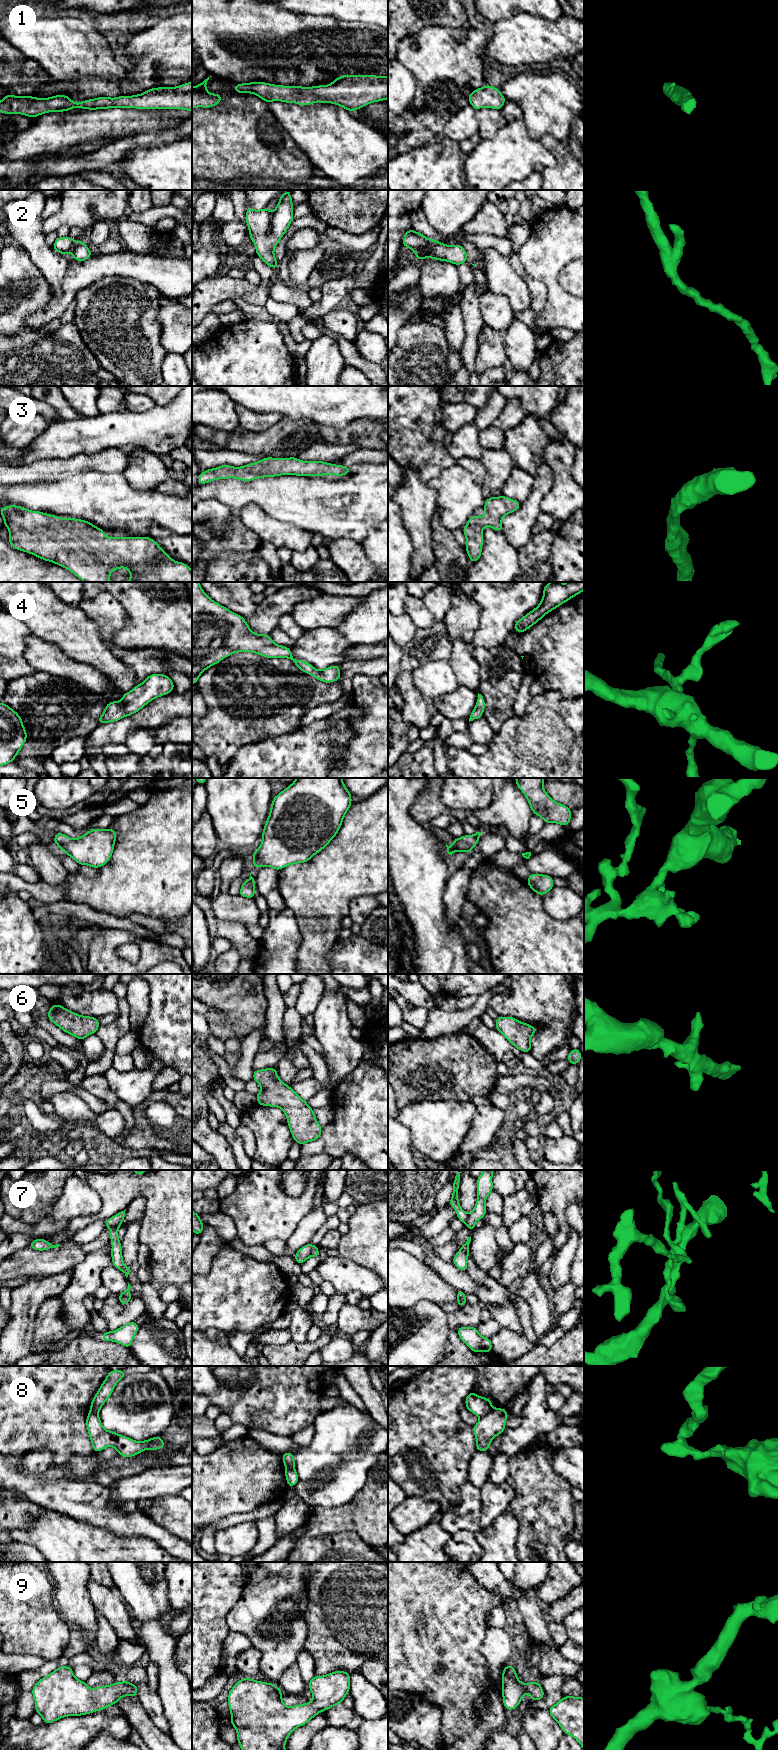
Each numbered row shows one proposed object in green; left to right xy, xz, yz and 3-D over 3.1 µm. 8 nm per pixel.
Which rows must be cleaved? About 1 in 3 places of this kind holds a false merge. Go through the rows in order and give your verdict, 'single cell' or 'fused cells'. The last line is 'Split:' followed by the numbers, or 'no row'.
1: single cell
2: single cell
3: single cell
4: single cell
5: single cell
6: single cell
7: fused cells
8: fused cells
9: single cell
Split: 7, 8

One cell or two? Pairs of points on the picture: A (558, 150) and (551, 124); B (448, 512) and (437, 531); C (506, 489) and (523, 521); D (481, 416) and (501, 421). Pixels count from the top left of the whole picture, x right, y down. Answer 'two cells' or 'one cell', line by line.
A: two cells
B: two cells
C: two cells
D: two cells

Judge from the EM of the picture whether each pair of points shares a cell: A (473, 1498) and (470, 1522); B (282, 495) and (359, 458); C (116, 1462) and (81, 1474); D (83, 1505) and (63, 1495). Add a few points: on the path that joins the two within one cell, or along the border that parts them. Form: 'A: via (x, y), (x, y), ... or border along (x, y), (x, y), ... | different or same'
A: via (473, 1504), (473, 1512), (470, 1516) | same
B: border along (374, 463), (363, 463), (351, 469) | different
C: via (107, 1463), (92, 1463), (90, 1465) | same
D: via (78, 1500), (68, 1497) | same

